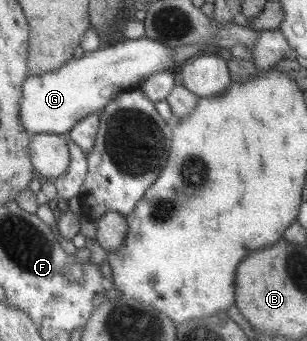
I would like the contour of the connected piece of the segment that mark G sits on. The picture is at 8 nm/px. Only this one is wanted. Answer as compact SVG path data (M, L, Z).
M148 37L128 39L114 43L114 45L102 45L92 52L83 52L82 56L77 59L72 56L55 70L26 76L26 81L22 82L22 96L20 96L20 110L18 110L20 127L30 134L68 134L72 126L80 119L94 112L101 112L102 108L118 95L118 92L141 87L142 82L148 76L158 71L178 69L179 66L172 61L172 56L174 56L172 52L174 48L158 43L158 41L152 41Z

